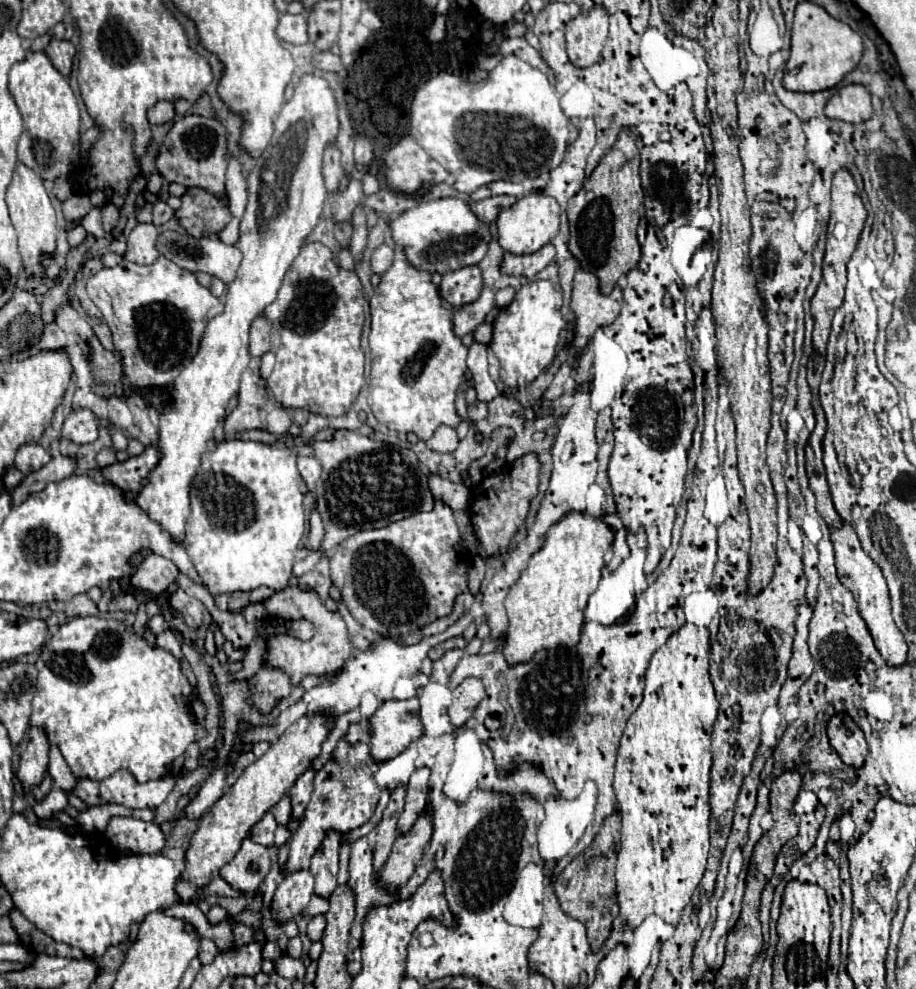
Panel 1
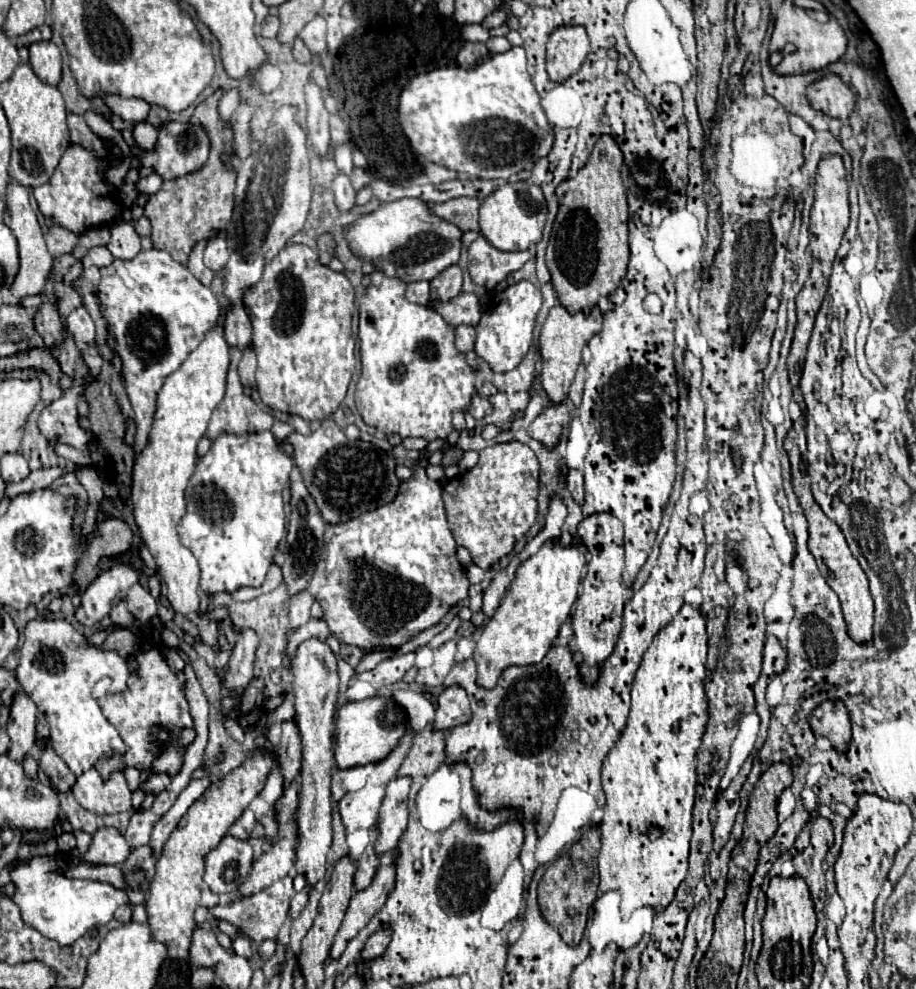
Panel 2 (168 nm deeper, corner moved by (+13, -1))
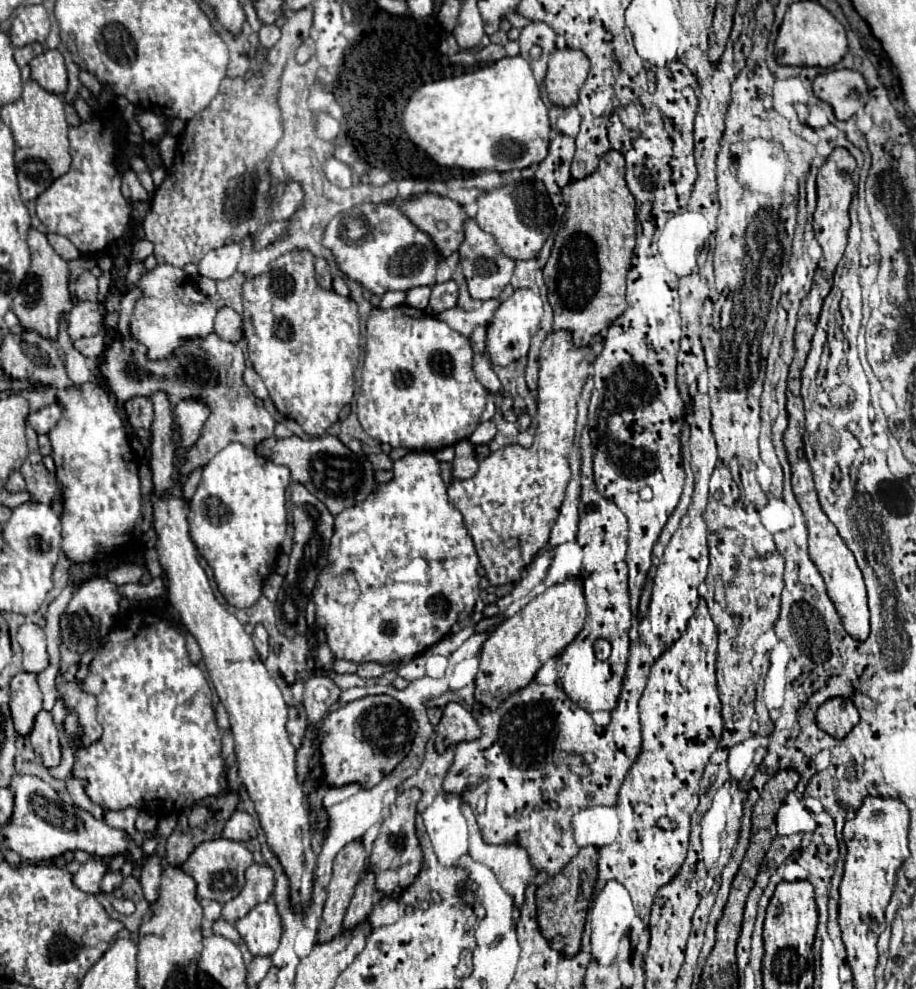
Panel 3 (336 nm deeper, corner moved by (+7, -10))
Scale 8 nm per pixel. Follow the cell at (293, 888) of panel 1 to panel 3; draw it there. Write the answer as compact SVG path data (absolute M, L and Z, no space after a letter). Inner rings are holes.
M273 900L257 904L247 916L239 918L233 926L241 934L253 956L271 956L277 950L283 932L281 916Z

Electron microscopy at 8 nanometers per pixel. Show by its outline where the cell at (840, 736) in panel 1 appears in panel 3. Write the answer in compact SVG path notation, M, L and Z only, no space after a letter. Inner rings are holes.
M847 698L827 700L817 710L817 726L829 736L841 740L845 738L859 722L859 712Z

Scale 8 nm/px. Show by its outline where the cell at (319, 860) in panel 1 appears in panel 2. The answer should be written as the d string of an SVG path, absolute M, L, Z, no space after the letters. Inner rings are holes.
M319 639L303 641L293 657L293 689L295 689L295 719L303 741L303 767L299 807L295 811L299 847L297 869L309 885L315 885L325 875L325 857L331 847L331 769L333 769L333 713L339 693L337 661L327 643Z

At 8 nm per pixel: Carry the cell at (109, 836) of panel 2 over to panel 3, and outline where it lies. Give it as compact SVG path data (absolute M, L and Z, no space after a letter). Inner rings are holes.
M89 858L73 876L73 884L89 894L101 894L101 880L107 872L107 864L101 858Z

